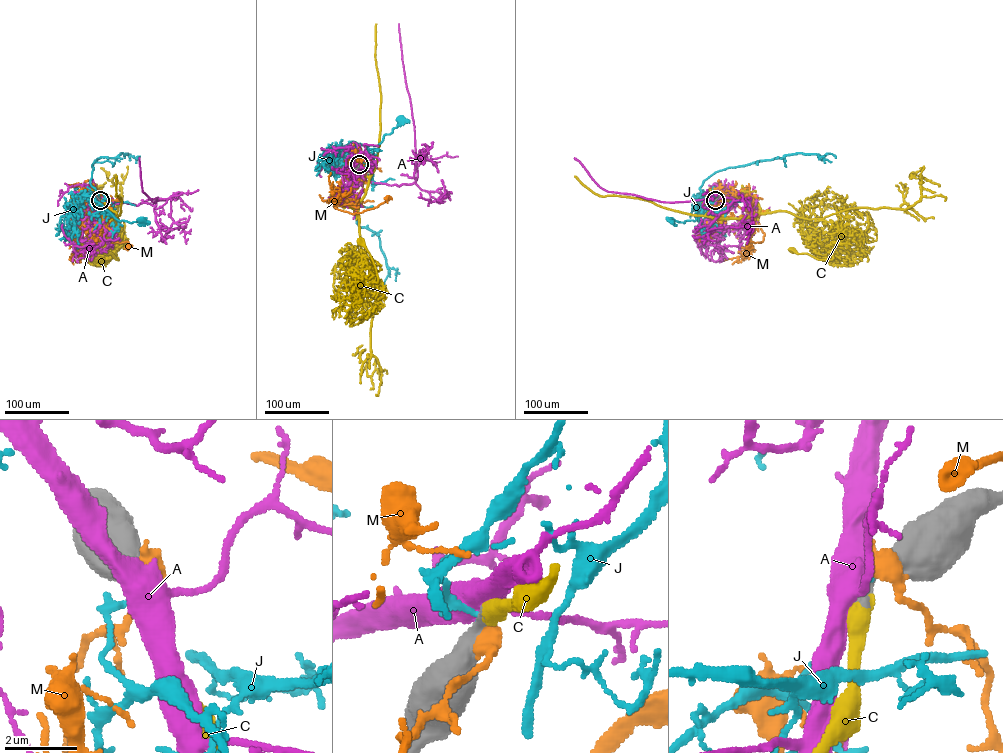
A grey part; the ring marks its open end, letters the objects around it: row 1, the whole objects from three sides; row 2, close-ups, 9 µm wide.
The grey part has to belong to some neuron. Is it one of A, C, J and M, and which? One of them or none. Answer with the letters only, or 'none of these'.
C

